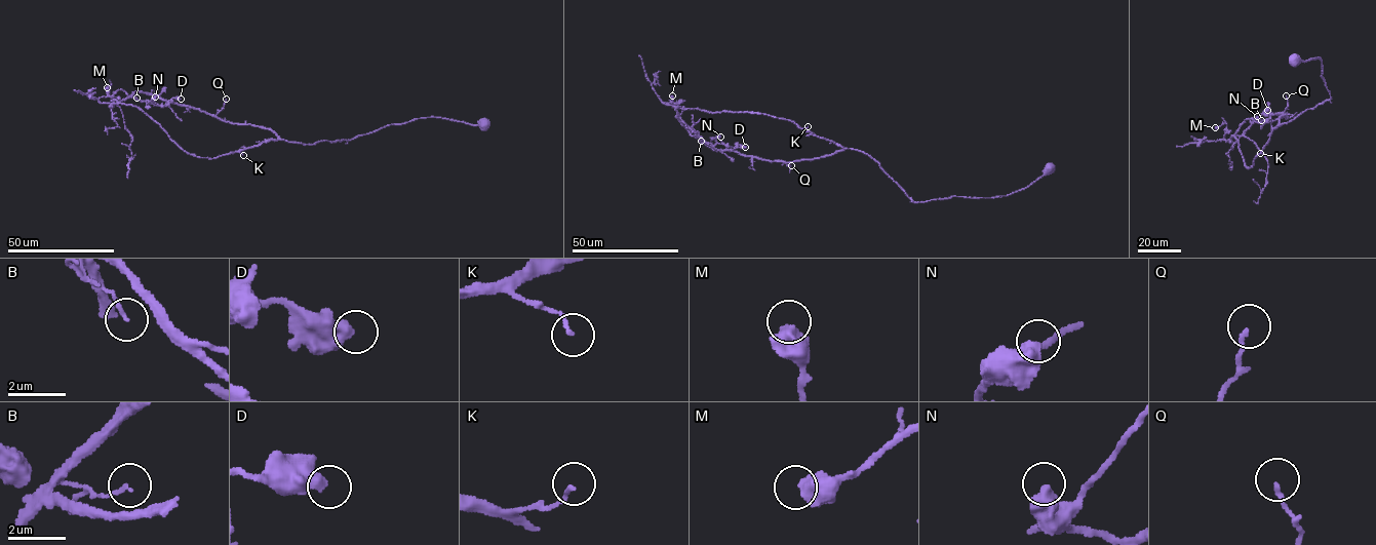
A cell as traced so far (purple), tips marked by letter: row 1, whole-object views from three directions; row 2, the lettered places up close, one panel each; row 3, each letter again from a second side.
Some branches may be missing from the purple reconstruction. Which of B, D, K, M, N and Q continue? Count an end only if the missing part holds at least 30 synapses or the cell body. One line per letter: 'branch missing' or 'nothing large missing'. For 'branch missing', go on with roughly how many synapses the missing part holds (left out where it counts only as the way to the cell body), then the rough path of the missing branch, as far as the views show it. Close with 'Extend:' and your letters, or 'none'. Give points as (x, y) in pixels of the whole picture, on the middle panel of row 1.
B: nothing large missing
D: nothing large missing
K: nothing large missing
M: nothing large missing
N: nothing large missing
Q: nothing large missing
Extend: none

